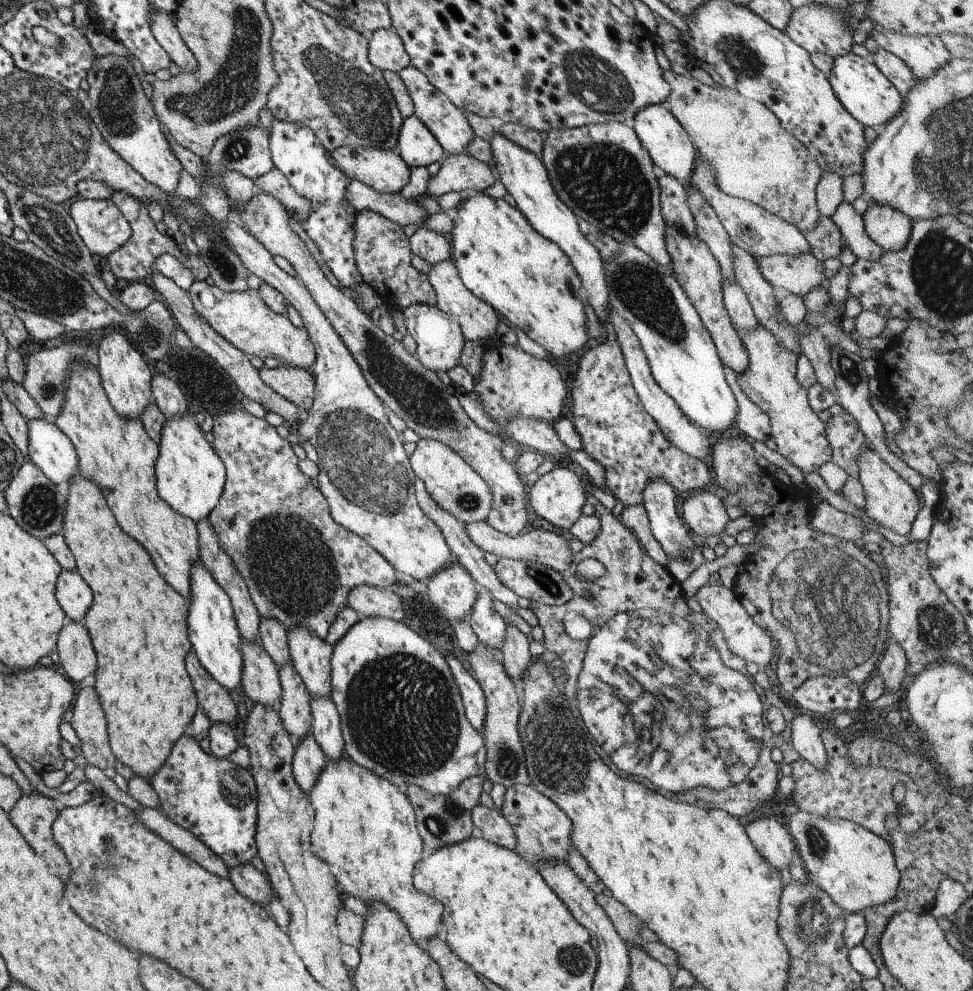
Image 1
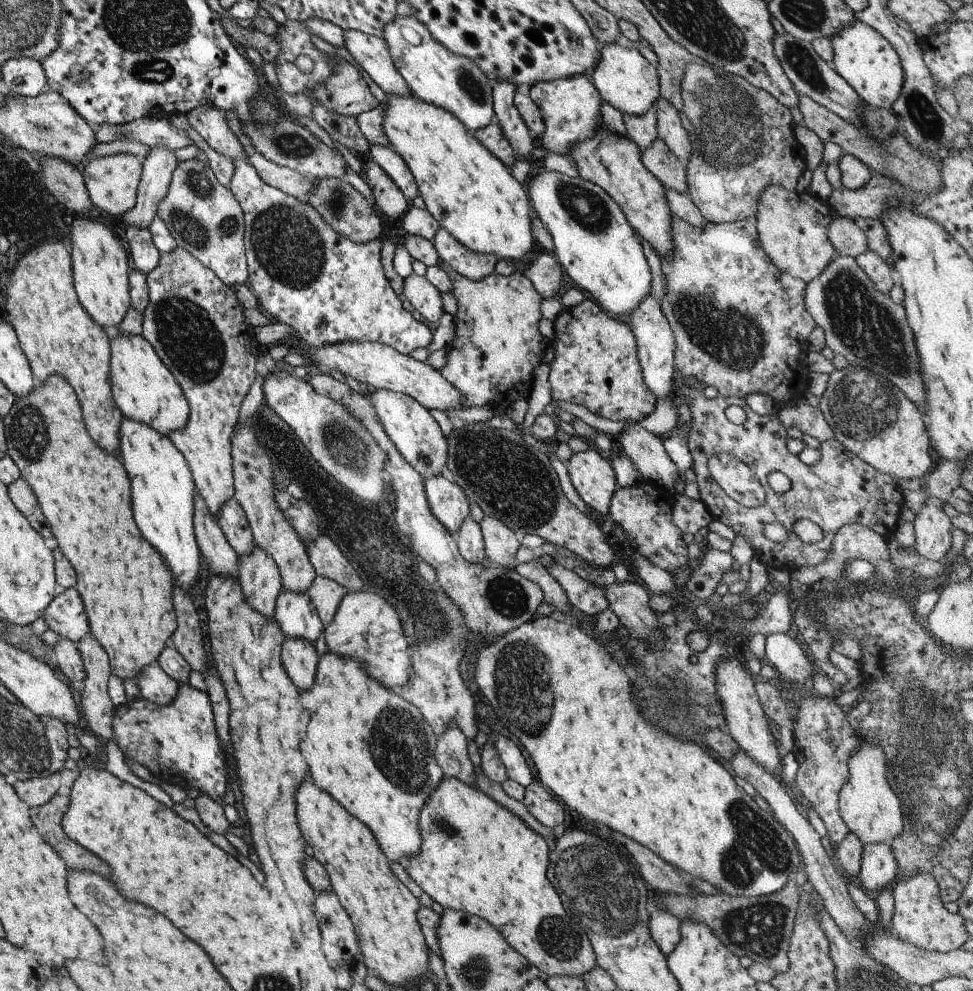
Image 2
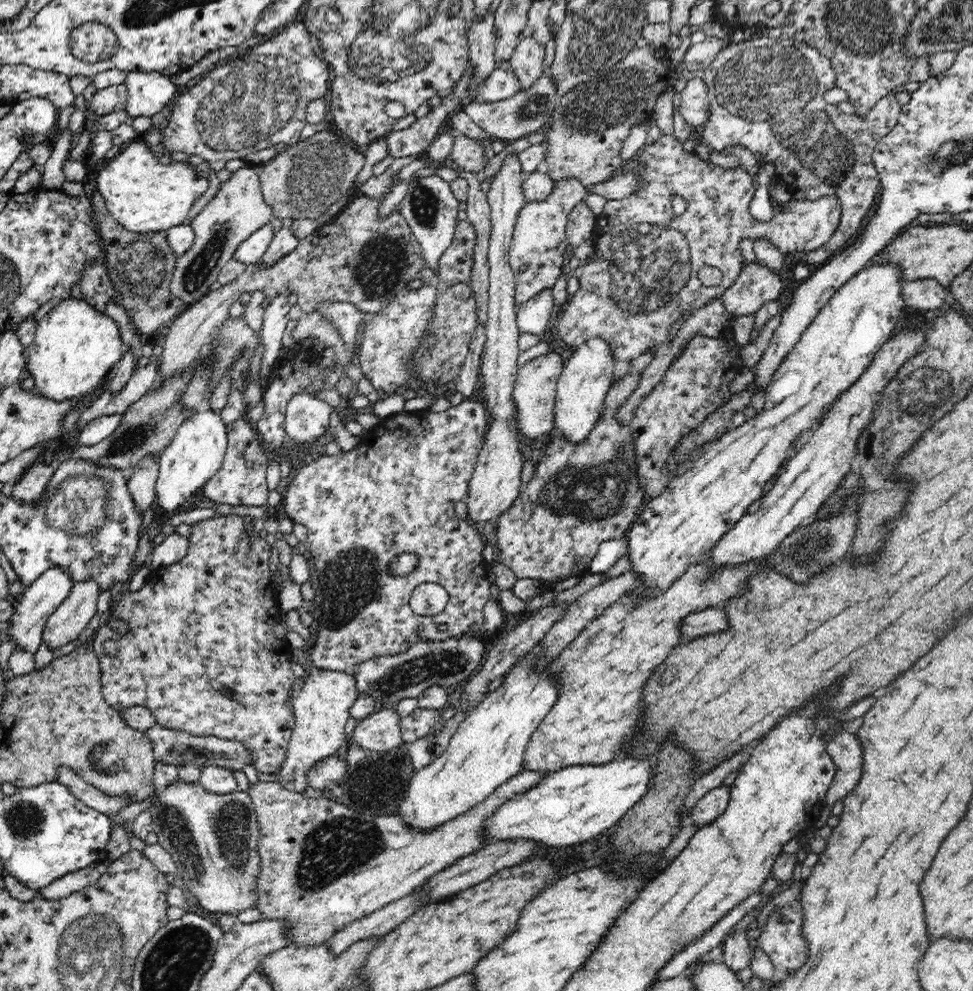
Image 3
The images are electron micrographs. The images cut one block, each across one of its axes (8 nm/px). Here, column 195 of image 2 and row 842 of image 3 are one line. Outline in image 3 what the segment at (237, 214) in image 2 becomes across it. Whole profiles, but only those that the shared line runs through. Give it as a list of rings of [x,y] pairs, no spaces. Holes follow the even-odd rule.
[[[178,779],[172,786],[158,790],[158,796],[149,809],[153,831],[159,843],[172,855],[178,883],[196,896],[198,904],[214,914],[237,917],[244,910],[258,906],[258,880],[262,876],[262,859],[258,854],[259,828],[254,801],[248,792],[214,794],[200,783],[186,784]]]

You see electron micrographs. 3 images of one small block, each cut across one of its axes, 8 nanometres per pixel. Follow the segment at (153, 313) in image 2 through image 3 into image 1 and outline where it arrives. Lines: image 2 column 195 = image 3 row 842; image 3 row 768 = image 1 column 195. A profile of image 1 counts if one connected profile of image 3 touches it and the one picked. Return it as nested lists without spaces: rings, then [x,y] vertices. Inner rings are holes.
[[[203,518],[203,520],[195,523],[200,563],[211,574],[213,582],[217,582],[217,586],[227,594],[241,639],[245,640],[245,642],[257,642],[259,640],[259,622],[261,622],[261,618],[255,609],[254,602],[250,598],[247,586],[242,582],[241,576],[238,574],[235,566],[233,566],[233,562],[227,558],[227,554],[217,544],[213,528],[209,526],[207,520],[208,518]]]

